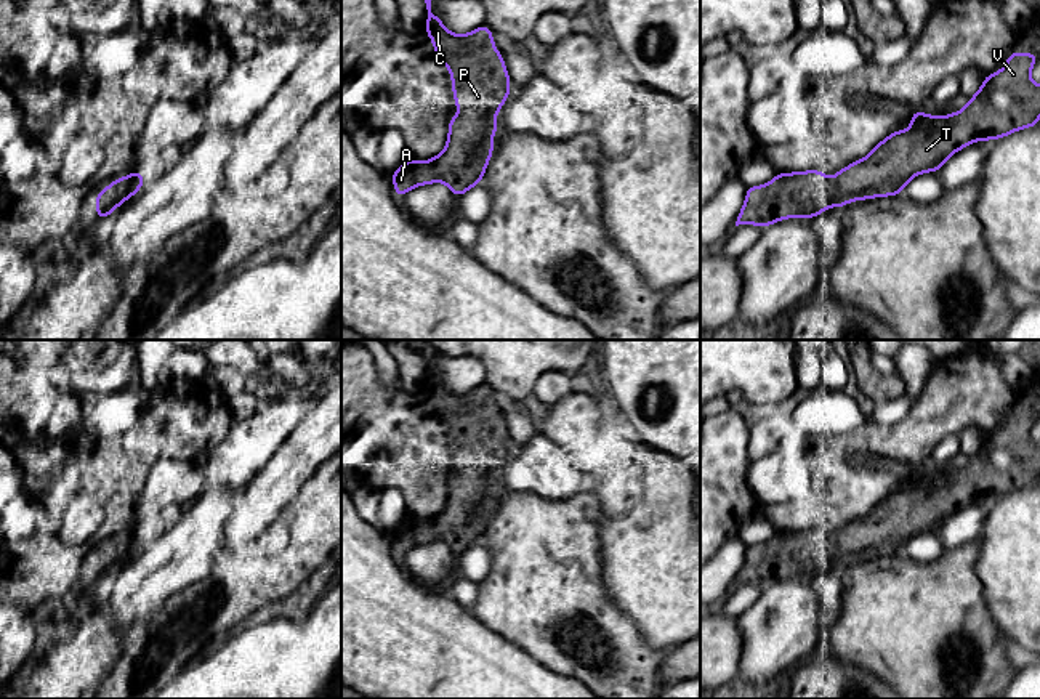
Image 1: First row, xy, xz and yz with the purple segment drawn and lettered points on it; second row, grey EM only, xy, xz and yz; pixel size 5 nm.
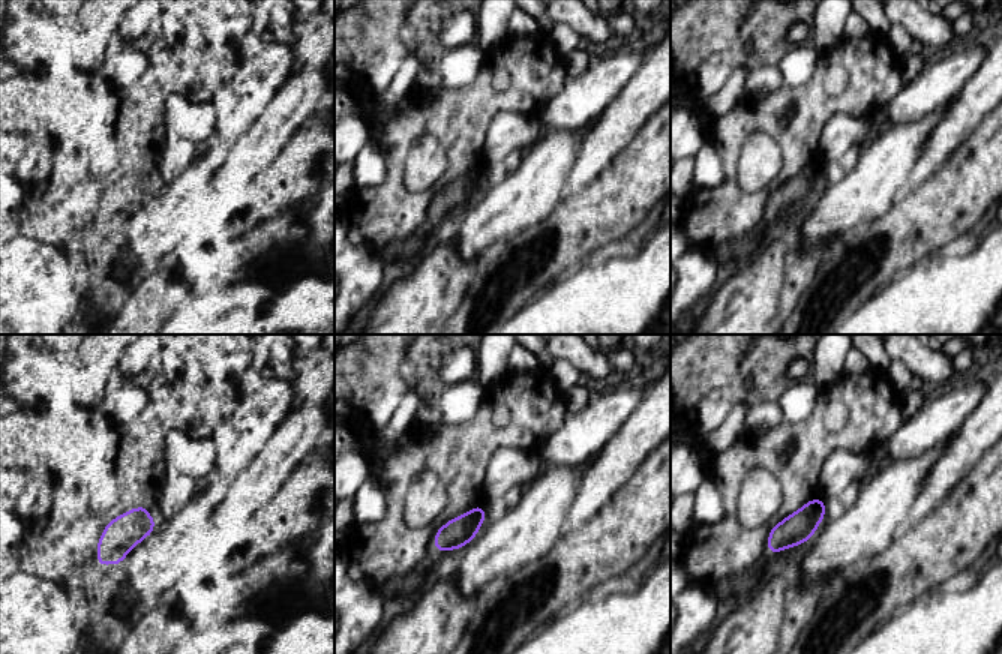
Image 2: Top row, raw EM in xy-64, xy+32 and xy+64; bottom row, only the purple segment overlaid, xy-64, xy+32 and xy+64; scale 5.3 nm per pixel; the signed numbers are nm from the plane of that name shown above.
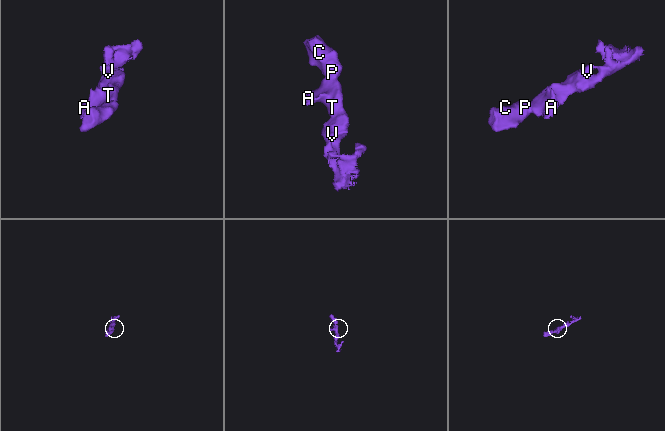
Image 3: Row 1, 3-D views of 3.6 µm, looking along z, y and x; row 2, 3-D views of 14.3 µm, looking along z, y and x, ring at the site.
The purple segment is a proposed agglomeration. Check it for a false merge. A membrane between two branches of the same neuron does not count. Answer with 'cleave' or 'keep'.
keep

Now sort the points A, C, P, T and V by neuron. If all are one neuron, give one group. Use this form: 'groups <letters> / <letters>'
groups A C P T V

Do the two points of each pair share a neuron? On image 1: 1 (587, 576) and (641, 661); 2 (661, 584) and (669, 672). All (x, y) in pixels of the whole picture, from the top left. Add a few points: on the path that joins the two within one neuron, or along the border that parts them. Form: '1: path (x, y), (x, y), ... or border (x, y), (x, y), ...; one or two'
1: path (587, 597), (587, 606), (620, 640); one
2: border (683, 643), (675, 648); two

